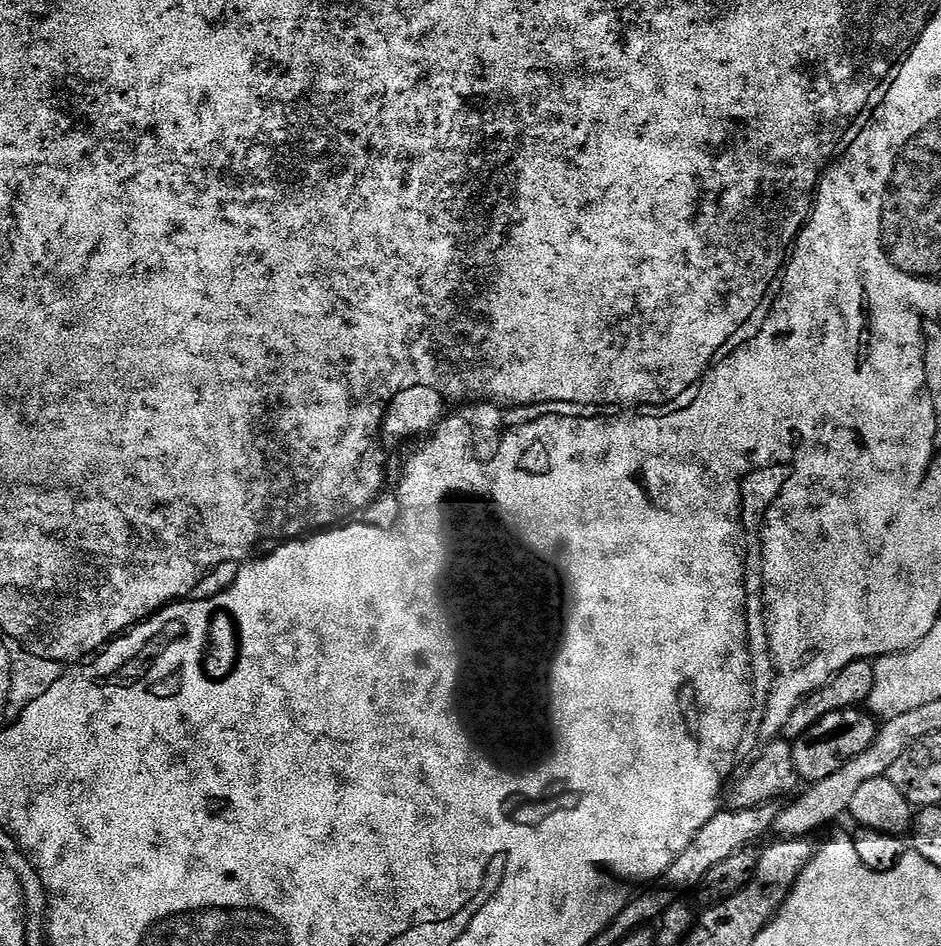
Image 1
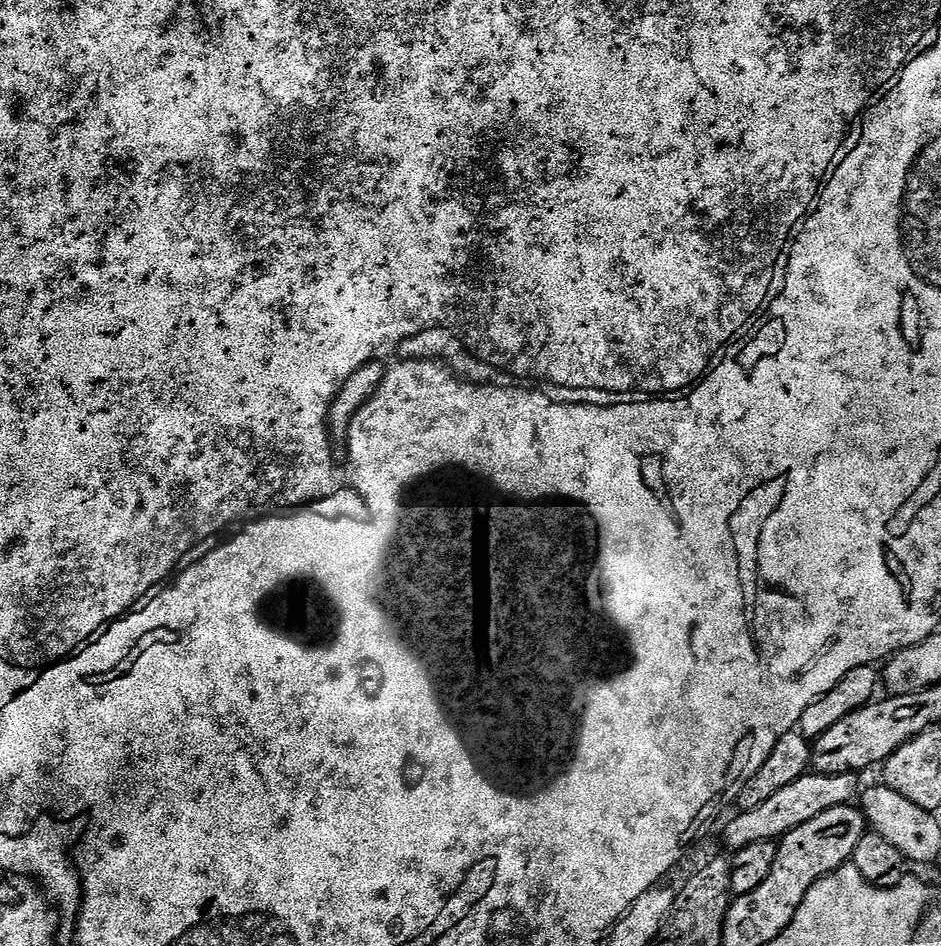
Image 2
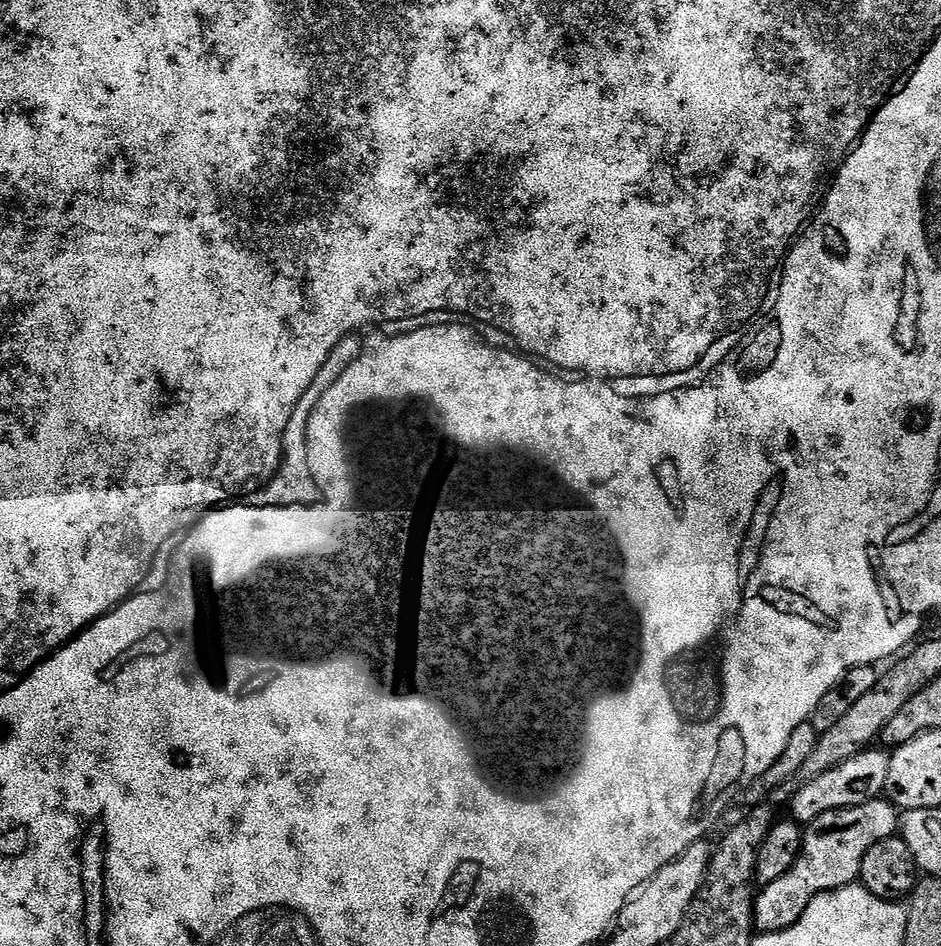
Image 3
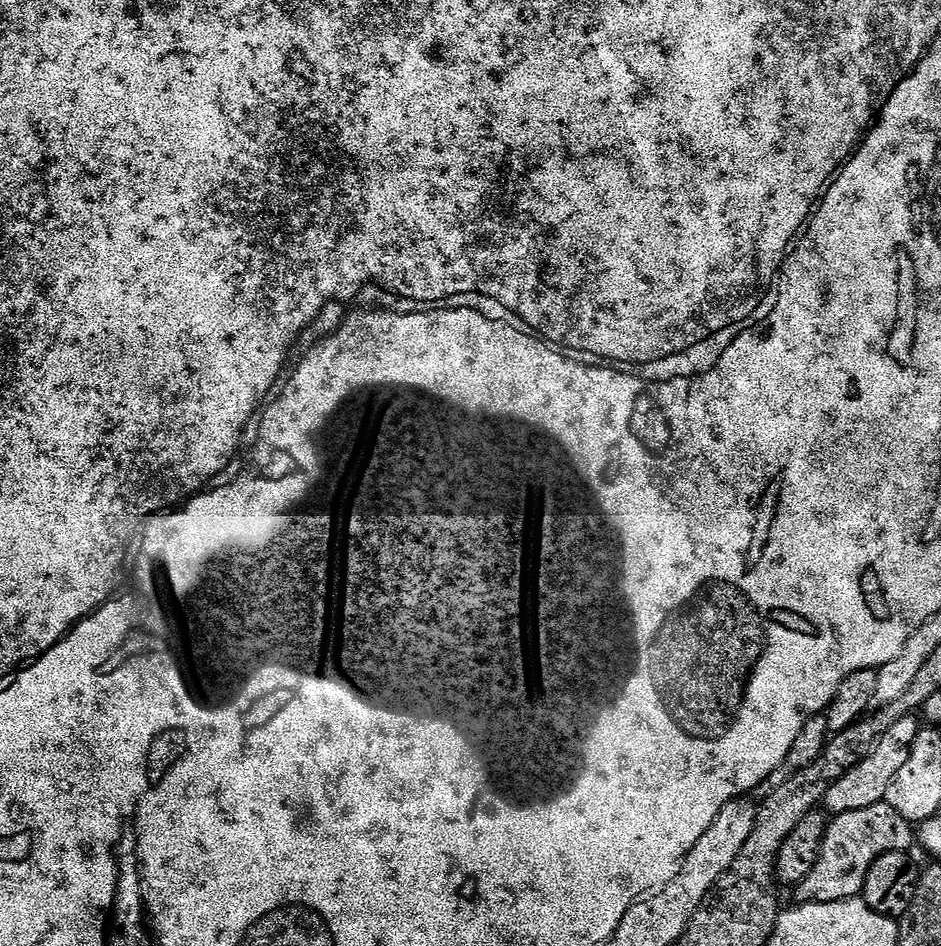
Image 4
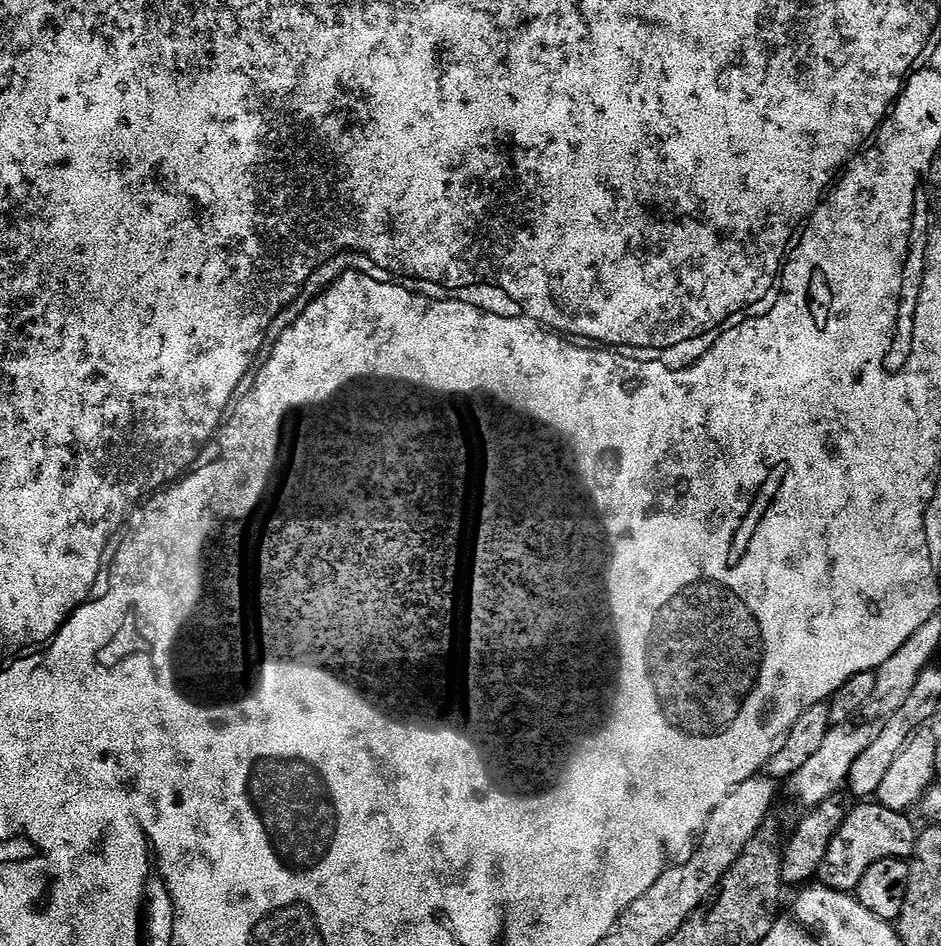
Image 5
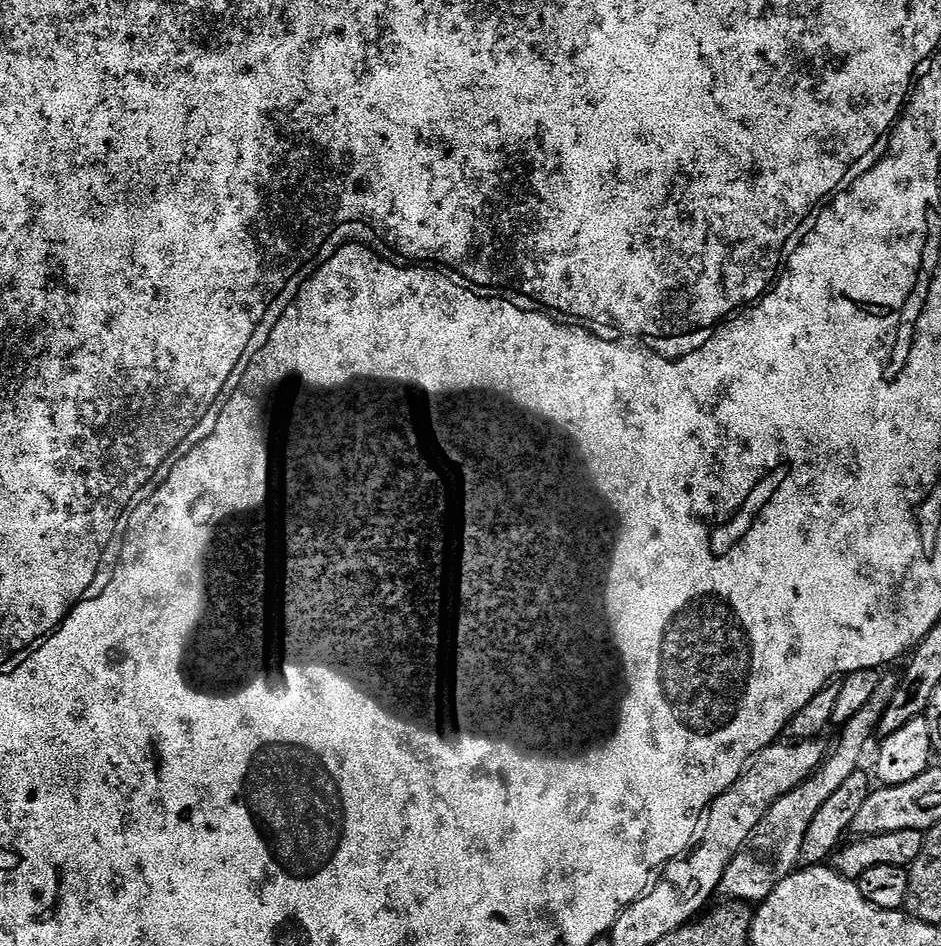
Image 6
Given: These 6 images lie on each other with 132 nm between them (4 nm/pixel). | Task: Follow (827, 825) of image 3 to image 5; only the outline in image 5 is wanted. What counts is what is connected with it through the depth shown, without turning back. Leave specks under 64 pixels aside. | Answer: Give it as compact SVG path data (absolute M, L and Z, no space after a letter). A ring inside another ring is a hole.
M860 802L855 809L849 811L834 838L830 842L830 850L826 850L826 858L820 867L819 883L839 892L855 893L858 882L862 882L862 874L874 866L874 862L882 862L886 858L908 860L916 853L918 828L915 828L903 812L895 812L879 802Z

